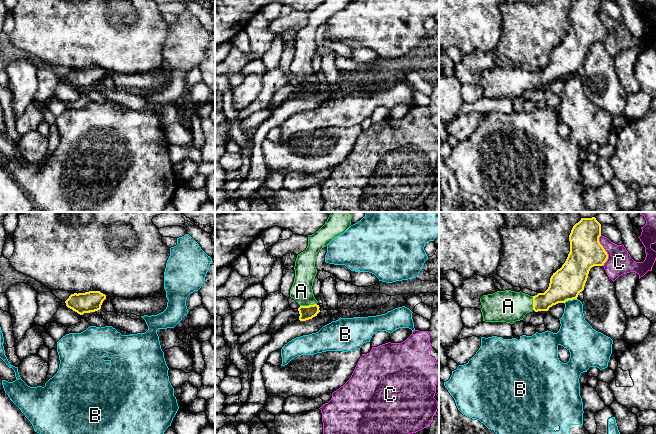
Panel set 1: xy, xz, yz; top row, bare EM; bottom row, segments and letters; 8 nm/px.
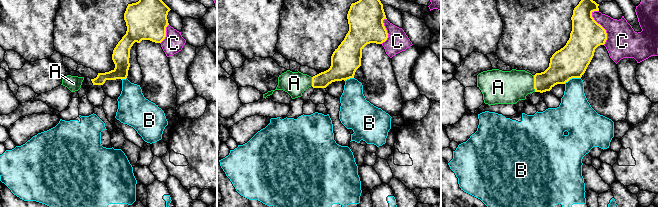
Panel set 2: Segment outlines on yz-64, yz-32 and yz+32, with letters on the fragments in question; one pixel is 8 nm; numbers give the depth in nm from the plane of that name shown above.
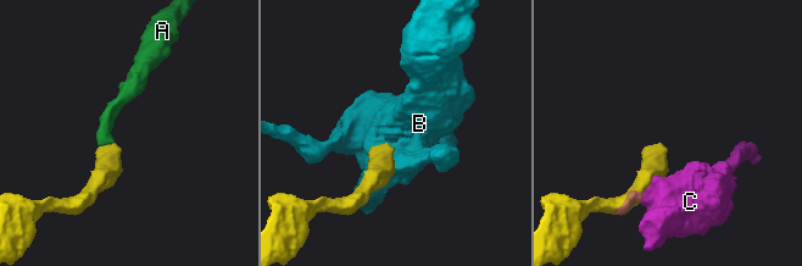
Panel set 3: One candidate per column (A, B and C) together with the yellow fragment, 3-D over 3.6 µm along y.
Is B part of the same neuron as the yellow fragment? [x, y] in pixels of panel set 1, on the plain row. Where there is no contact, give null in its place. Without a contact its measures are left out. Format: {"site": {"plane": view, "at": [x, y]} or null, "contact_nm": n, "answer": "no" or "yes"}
{"site": {"plane": "yz", "at": [570, 75]}, "contact_nm": 110, "answer": "no"}

